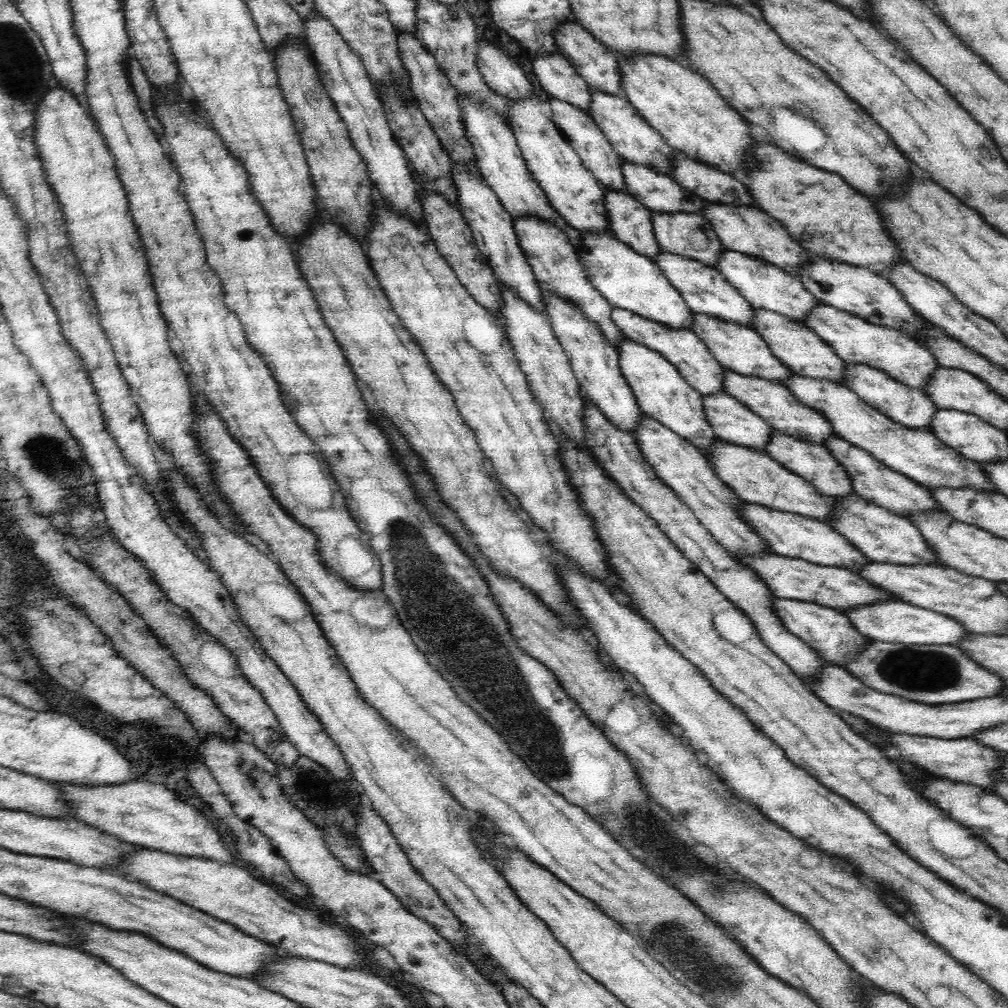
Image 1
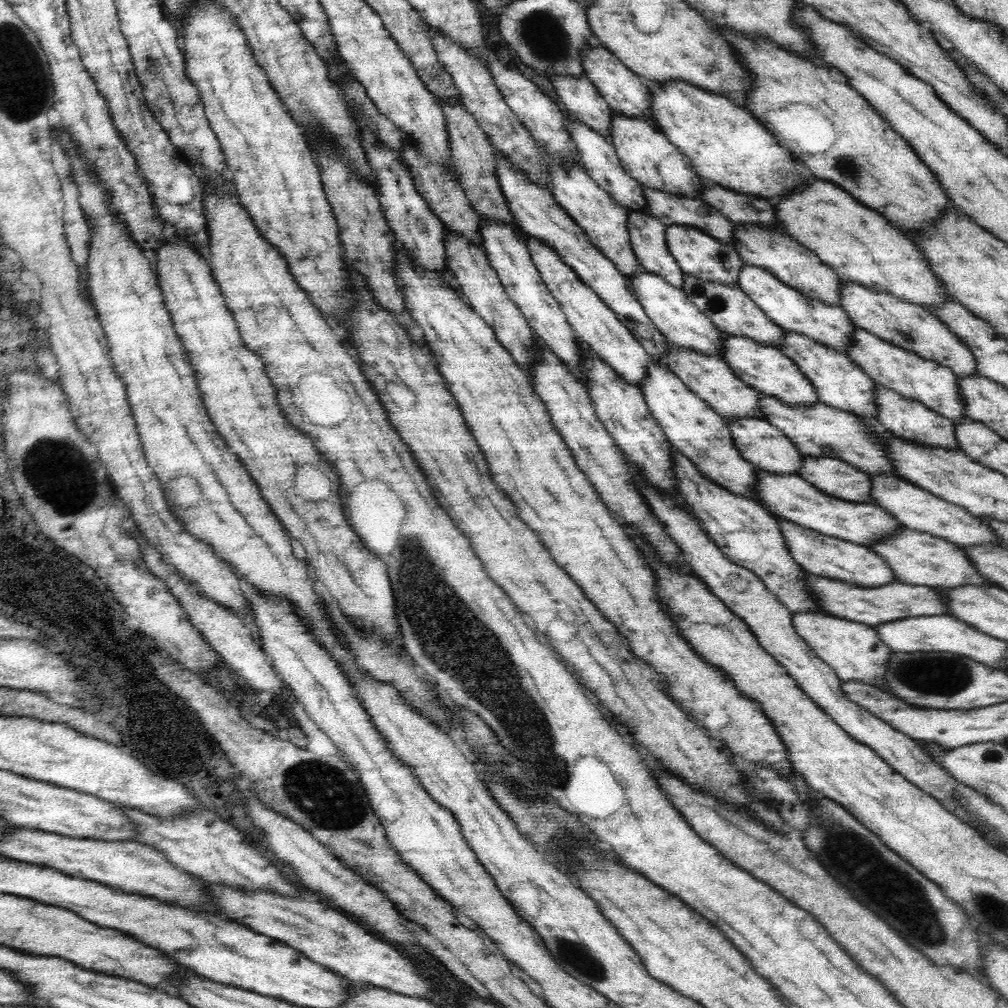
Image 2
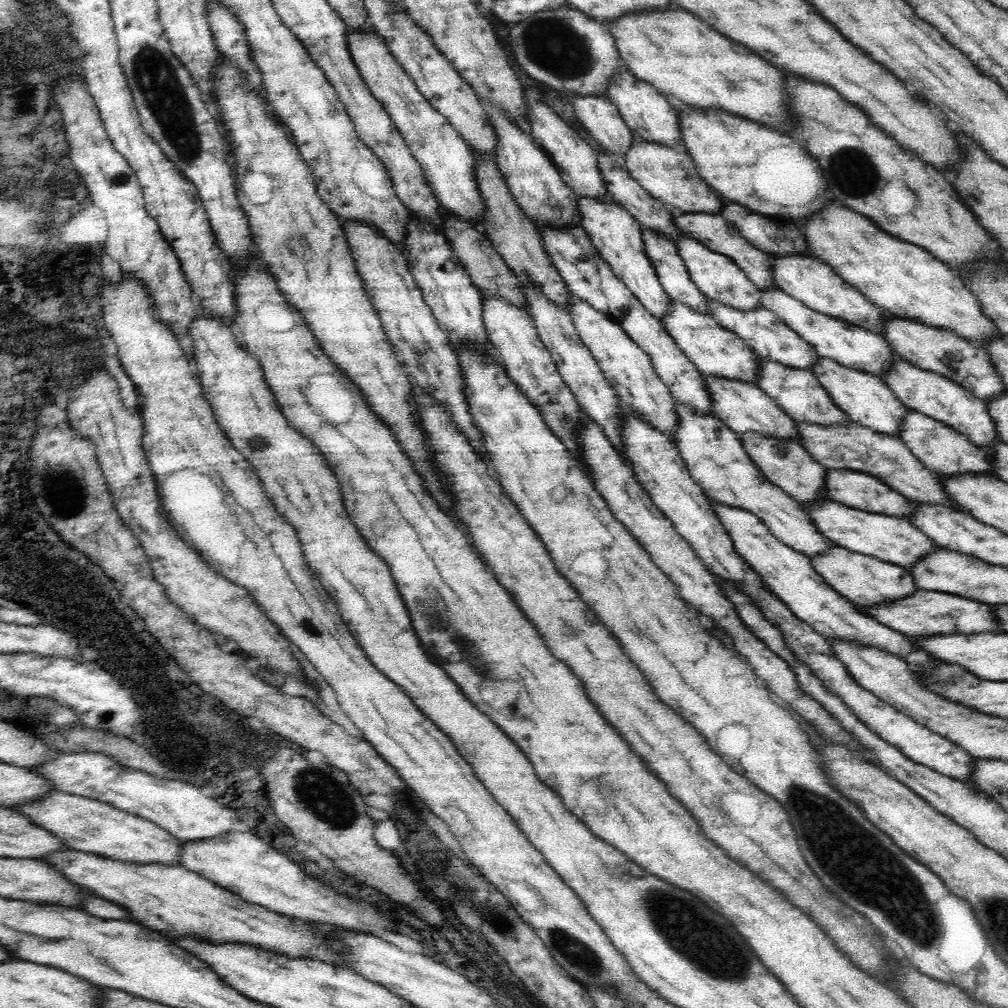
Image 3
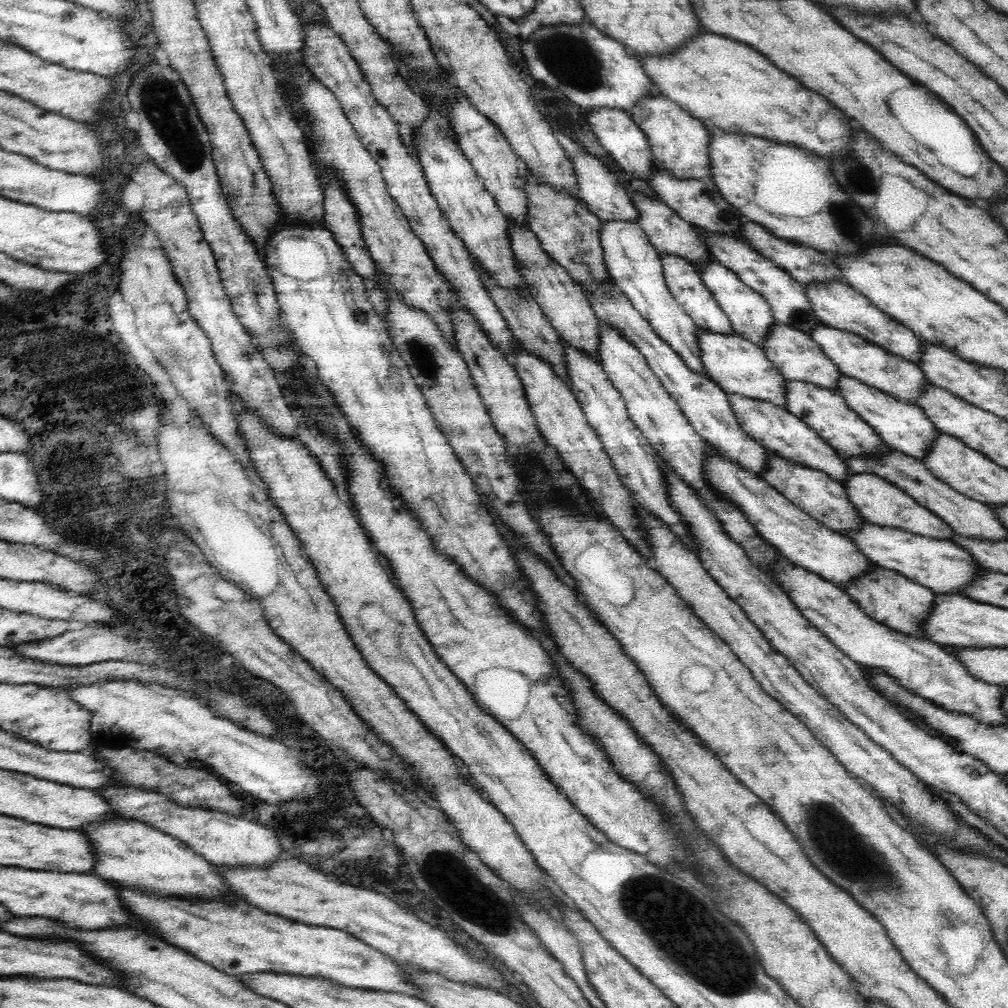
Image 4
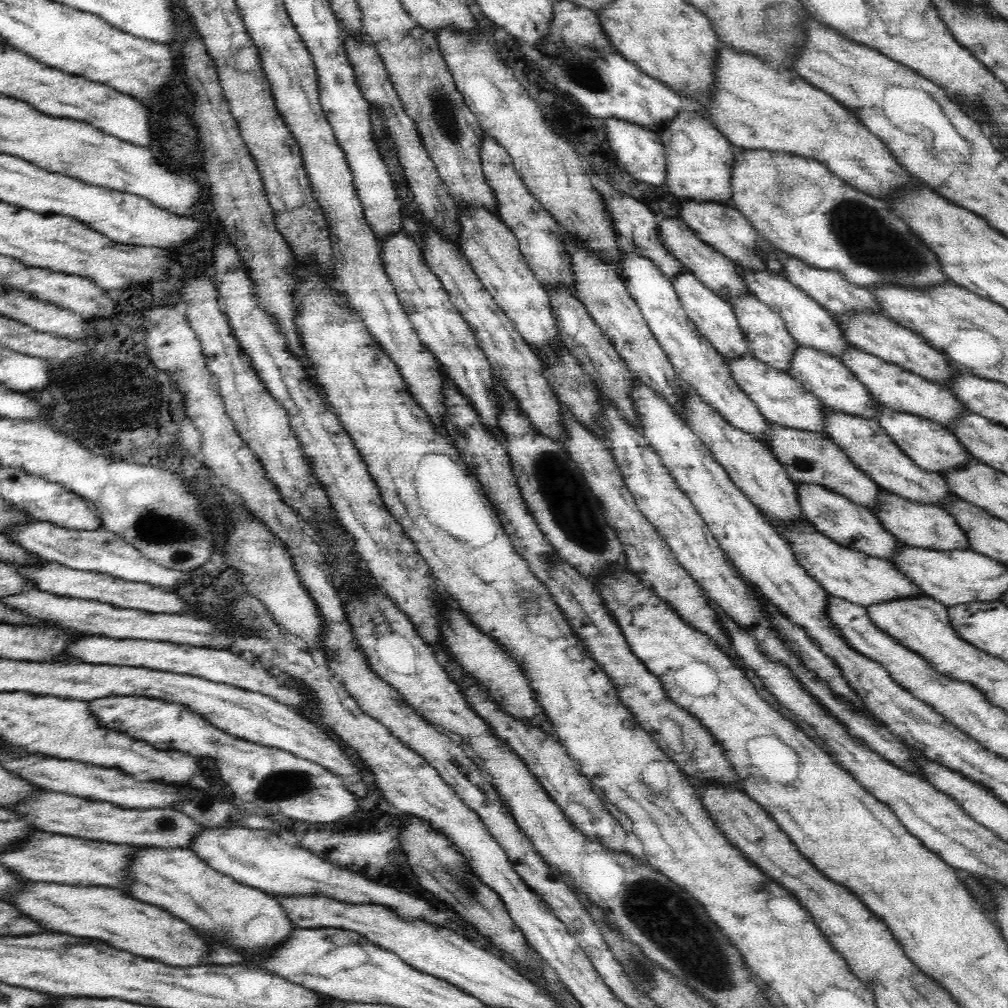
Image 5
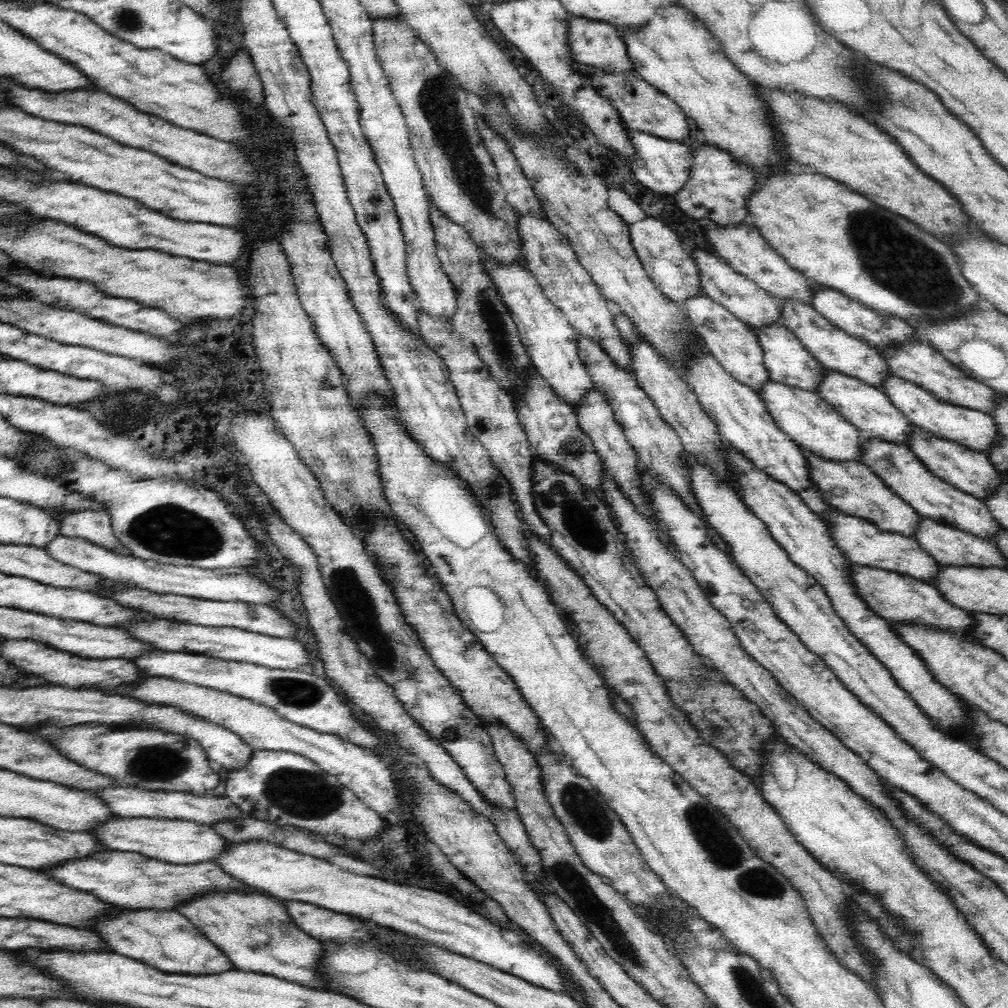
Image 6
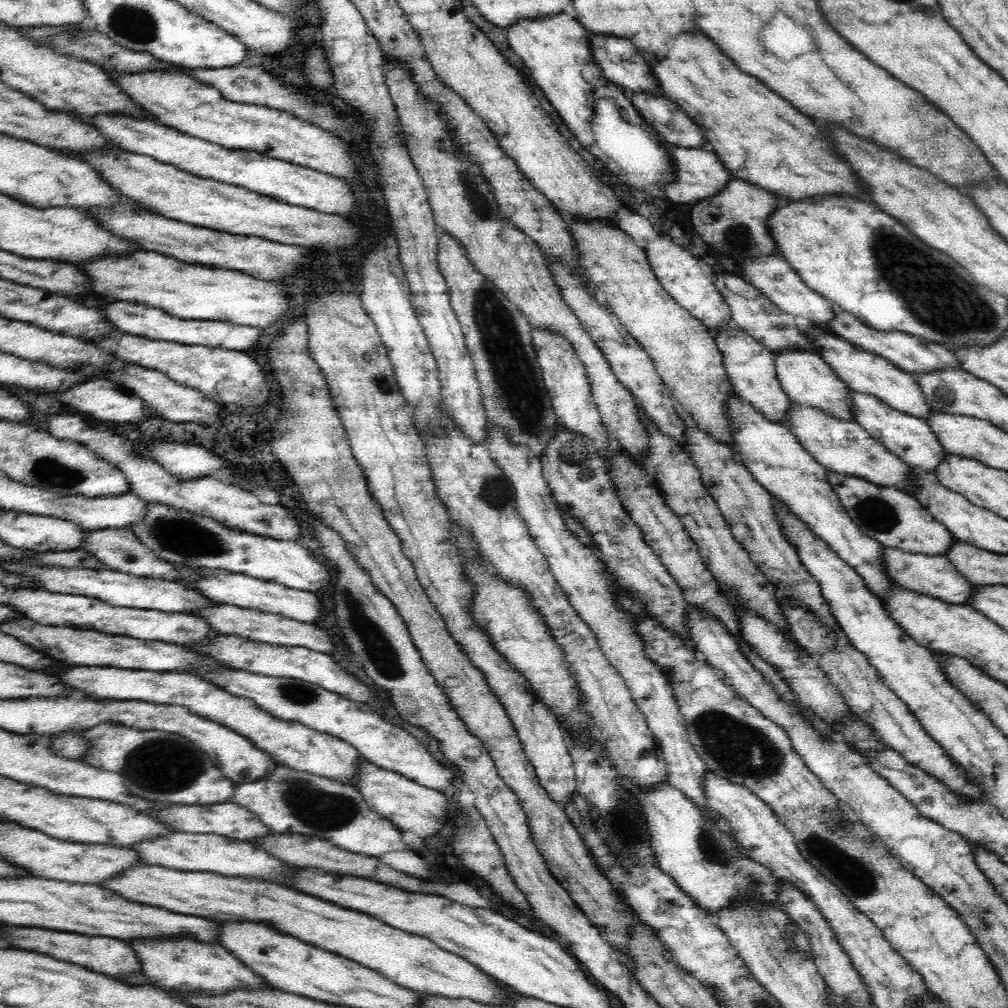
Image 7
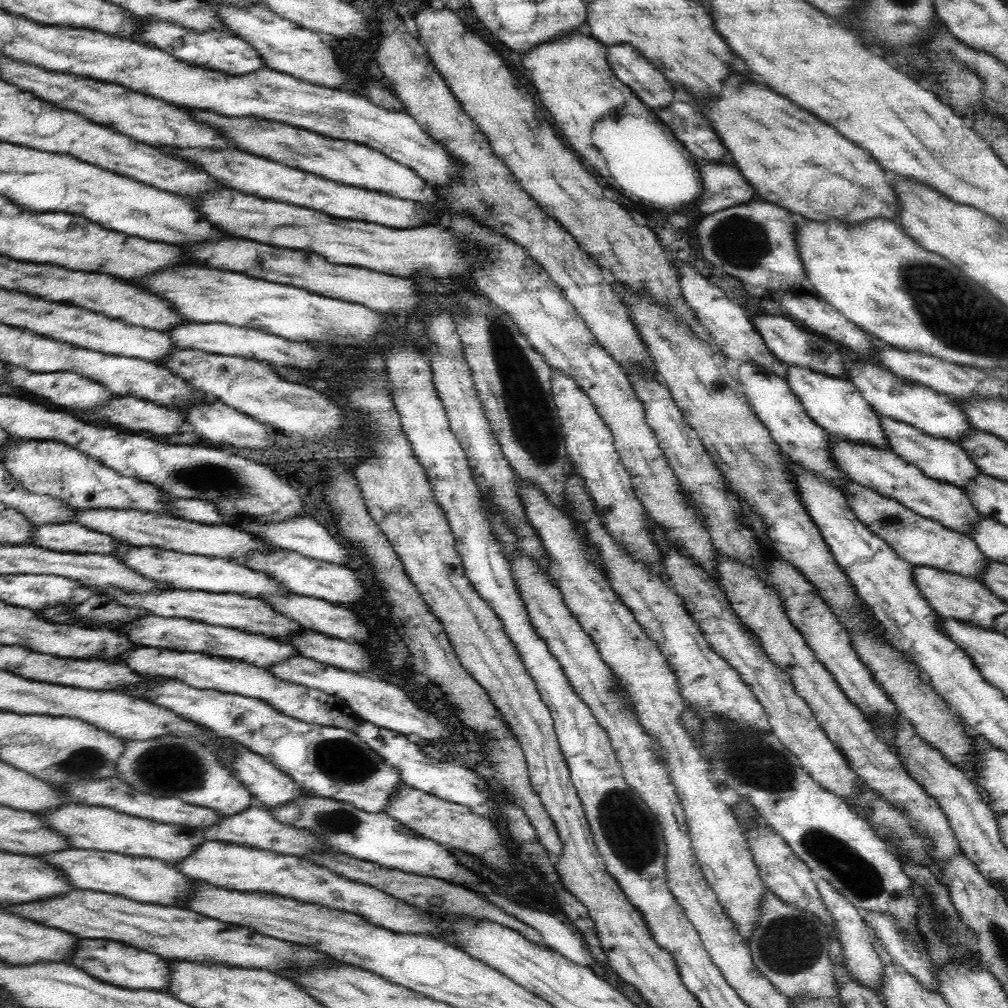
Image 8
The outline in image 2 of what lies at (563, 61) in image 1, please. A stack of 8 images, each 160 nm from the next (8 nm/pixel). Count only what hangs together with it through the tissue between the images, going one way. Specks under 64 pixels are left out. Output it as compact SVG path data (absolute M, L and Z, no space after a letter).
M554 75L550 78L556 94L566 105L571 121L578 121L588 129L612 140L614 112L588 78Z

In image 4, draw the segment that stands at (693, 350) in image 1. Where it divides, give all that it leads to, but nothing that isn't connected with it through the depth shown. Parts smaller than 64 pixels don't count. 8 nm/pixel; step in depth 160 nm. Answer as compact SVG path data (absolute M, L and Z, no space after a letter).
M736 394L727 395L731 409L735 417L744 429L758 444L763 445L768 453L774 453L781 459L790 463L812 468L812 470L824 472L828 477L842 483L844 486L847 480L854 475L849 472L845 461L813 428L810 428L802 419L794 416L786 409L780 409L764 401L744 398Z

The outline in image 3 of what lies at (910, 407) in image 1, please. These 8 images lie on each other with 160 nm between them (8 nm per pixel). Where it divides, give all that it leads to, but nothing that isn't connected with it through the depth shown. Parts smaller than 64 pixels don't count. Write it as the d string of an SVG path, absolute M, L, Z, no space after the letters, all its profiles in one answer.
M909 411L907 419L901 424L899 438L914 453L914 456L933 473L942 477L956 475L988 475L998 477L991 465L991 457L986 449L972 444L963 434L918 412Z

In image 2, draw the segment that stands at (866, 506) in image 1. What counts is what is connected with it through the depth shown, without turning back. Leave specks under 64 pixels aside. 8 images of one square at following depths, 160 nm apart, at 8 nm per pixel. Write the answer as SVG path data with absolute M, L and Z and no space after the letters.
M902 529L891 539L874 545L871 550L888 563L892 572L895 573L897 582L902 584L926 586L936 590L952 590L952 588L964 588L968 585L981 586L981 588L996 586L978 572L965 549L929 534Z

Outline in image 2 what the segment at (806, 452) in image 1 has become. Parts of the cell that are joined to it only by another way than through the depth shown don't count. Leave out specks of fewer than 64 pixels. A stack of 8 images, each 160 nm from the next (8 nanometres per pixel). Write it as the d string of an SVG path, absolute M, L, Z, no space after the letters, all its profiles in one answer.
M803 458L799 474L828 496L849 503L874 504L871 477L846 461L833 458Z

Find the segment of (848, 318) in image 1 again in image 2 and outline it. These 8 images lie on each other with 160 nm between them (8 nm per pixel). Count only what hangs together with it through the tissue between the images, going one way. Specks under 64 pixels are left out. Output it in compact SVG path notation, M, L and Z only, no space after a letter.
M856 327L853 340L853 345L847 350L849 359L864 369L877 386L893 390L905 399L915 399L954 423L969 418L965 411L967 404L963 401L959 389L959 381L950 368L921 359L916 353L898 348L860 327Z

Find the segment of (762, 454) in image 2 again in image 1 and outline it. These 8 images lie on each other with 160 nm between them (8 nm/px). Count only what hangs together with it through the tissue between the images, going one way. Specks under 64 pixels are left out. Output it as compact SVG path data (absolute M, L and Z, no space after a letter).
M727 393L705 396L703 409L721 441L767 454L773 429L737 398Z

